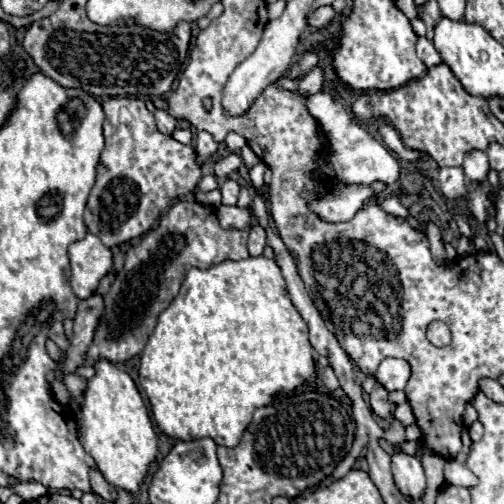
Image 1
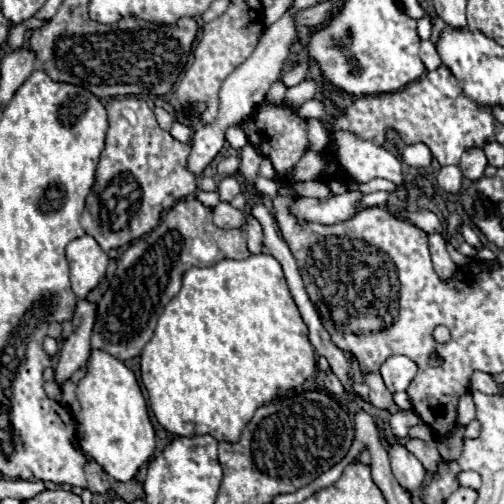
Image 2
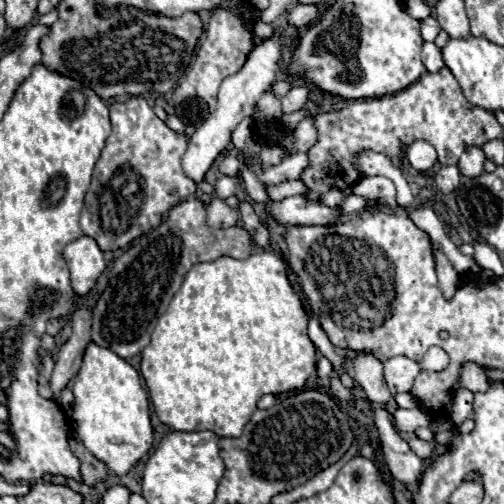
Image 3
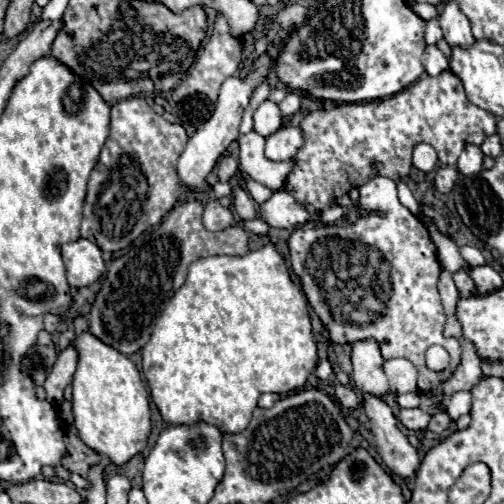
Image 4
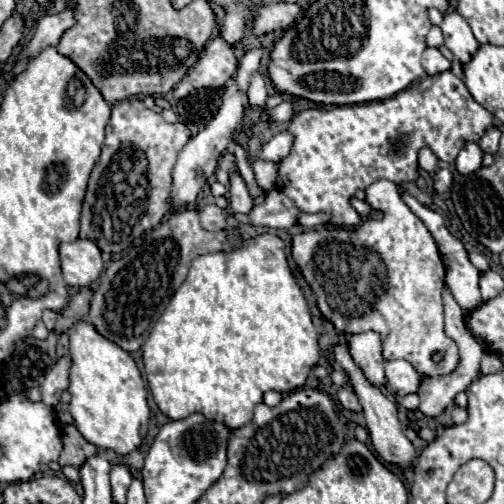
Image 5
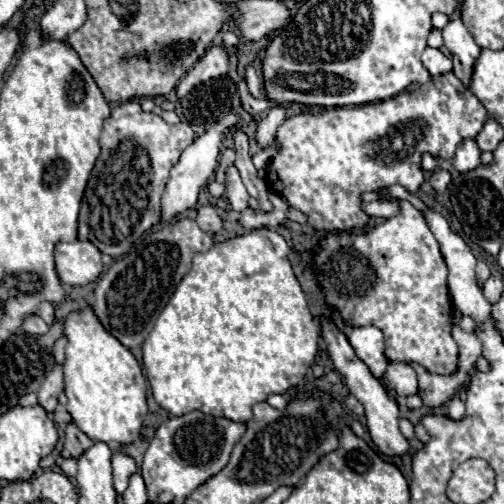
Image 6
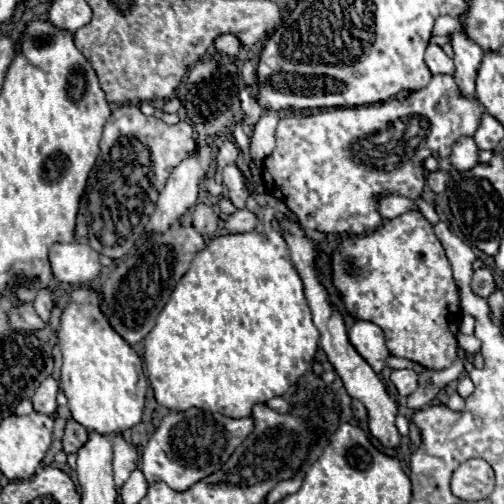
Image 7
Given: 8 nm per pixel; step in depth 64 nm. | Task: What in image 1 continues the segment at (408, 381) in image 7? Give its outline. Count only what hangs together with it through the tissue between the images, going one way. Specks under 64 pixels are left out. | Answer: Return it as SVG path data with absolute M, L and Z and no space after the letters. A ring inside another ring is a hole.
M386 358L380 362L374 378L378 384L382 384L388 392L394 390L404 390L406 382L410 376L410 368L408 364L404 364L404 360L396 360L396 358Z

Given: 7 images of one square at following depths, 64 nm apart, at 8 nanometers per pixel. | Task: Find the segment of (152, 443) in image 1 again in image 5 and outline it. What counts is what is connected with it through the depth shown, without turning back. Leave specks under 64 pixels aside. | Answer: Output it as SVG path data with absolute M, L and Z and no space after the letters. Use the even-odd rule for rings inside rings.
M76 322L70 330L70 414L80 434L102 450L112 450L118 458L134 452L148 432L150 408L146 402L146 386L136 362L128 352L104 340L88 322Z

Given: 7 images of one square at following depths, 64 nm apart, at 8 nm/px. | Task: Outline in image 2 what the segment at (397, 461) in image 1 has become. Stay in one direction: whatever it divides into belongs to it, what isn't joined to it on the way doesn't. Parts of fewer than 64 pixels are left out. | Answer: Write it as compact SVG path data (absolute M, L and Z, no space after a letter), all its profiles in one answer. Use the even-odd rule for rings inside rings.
M392 444L388 448L388 454L390 454L390 464L392 464L392 474L396 476L398 484L408 492L420 490L426 480L426 470L420 464L420 460L412 456L400 444Z

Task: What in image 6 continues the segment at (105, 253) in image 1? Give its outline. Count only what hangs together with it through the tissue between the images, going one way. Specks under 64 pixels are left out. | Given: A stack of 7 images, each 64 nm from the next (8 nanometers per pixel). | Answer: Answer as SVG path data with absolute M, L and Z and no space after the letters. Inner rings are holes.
M88 240L56 244L56 270L64 284L84 286L94 282L102 272L100 250Z

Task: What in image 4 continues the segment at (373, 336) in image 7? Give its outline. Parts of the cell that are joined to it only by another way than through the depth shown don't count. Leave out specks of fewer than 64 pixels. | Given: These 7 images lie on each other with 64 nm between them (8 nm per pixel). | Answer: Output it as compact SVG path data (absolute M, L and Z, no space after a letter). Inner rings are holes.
M364 340L352 344L352 366L354 366L354 384L364 394L382 398L388 394L388 380L382 370L382 356L374 340Z

